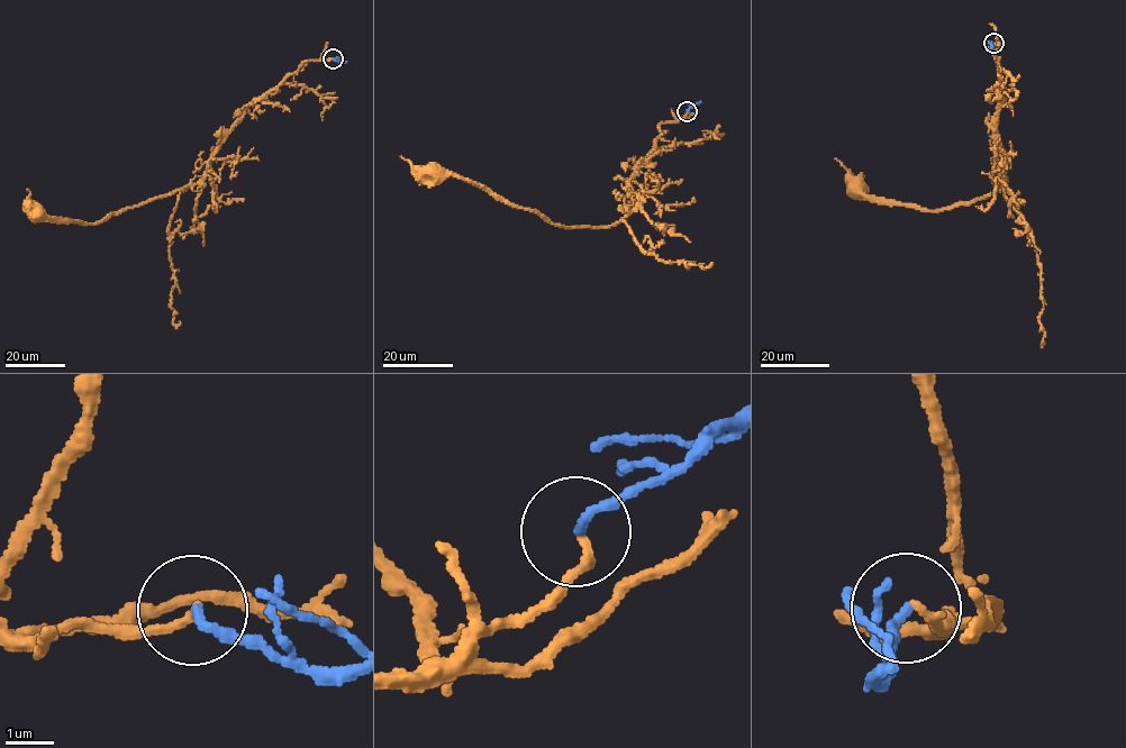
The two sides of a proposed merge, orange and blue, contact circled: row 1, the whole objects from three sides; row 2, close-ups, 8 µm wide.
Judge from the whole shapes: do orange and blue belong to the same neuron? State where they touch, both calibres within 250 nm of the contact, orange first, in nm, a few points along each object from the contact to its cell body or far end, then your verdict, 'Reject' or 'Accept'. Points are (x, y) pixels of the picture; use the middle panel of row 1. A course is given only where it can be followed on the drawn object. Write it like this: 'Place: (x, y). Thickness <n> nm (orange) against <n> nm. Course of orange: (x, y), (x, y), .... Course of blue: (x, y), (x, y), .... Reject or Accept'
Place: (687, 111). Thickness 160 nm (orange) against 170 nm. Course of orange: (687, 111), (660, 122), (660, 135), (630, 184), (634, 209), (606, 226), (563, 227), (466, 179), (429, 172). Course of blue: (687, 111), (701, 101). Accept

